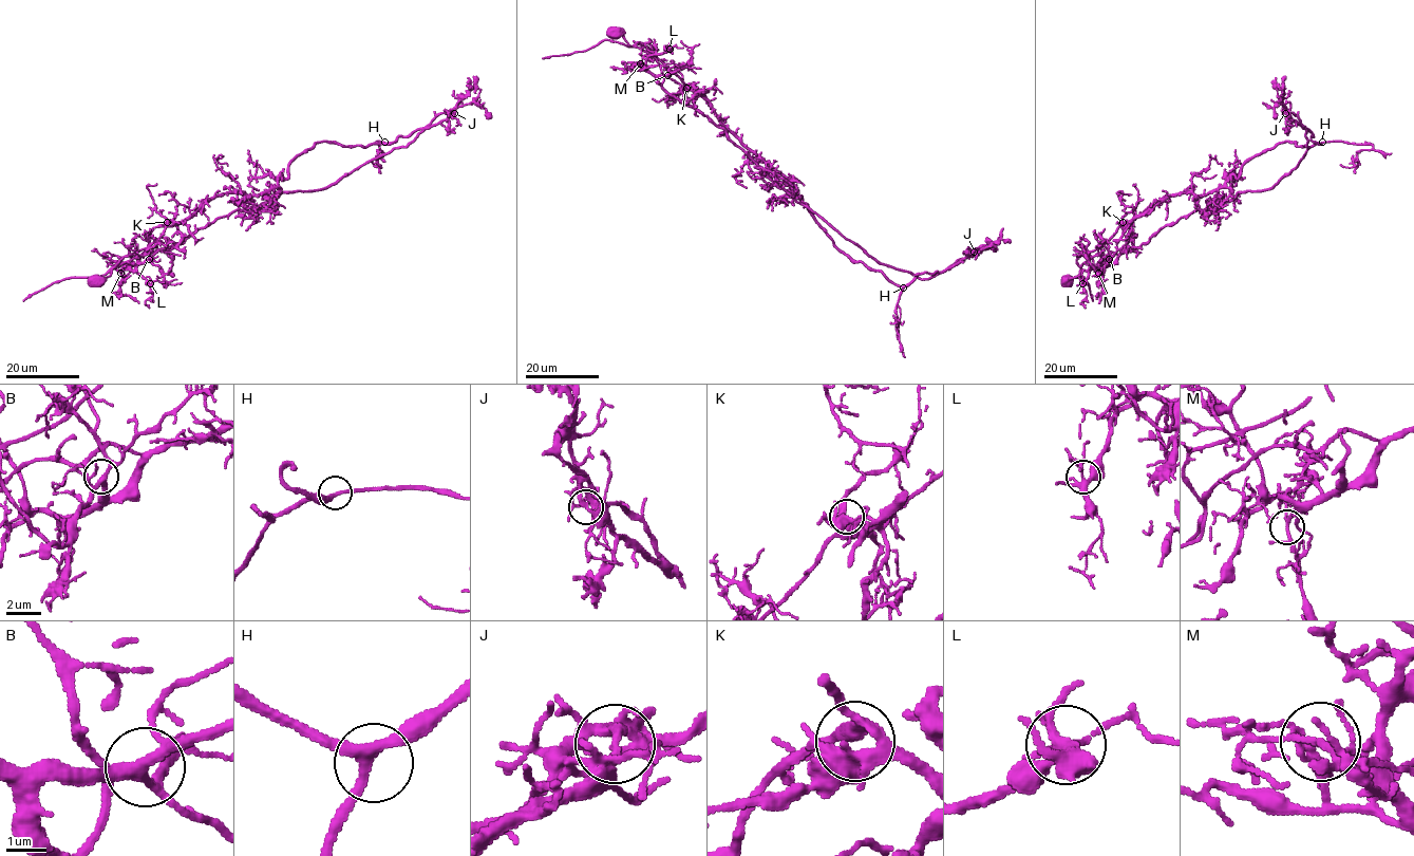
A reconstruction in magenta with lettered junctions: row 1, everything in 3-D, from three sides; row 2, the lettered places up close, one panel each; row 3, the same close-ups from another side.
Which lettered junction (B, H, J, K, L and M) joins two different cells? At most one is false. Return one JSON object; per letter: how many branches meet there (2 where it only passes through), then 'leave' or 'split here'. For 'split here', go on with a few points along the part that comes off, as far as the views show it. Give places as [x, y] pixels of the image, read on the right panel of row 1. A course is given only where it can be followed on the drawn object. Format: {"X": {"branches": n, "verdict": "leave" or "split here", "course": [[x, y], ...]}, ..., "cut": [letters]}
{"B": {"branches": 5, "verdict": "leave"}, "H": {"branches": 3, "verdict": "leave"}, "J": {"branches": 2, "verdict": "split here", "course": [[1285, 113], [1306, 130], [1298, 164], [1138, 247], [1093, 256], [1074, 277], [1093, 300]]}, "K": {"branches": 2, "verdict": "leave"}, "L": {"branches": 6, "verdict": "leave"}, "M": {"branches": 3, "verdict": "leave"}, "cut": ["J"]}

